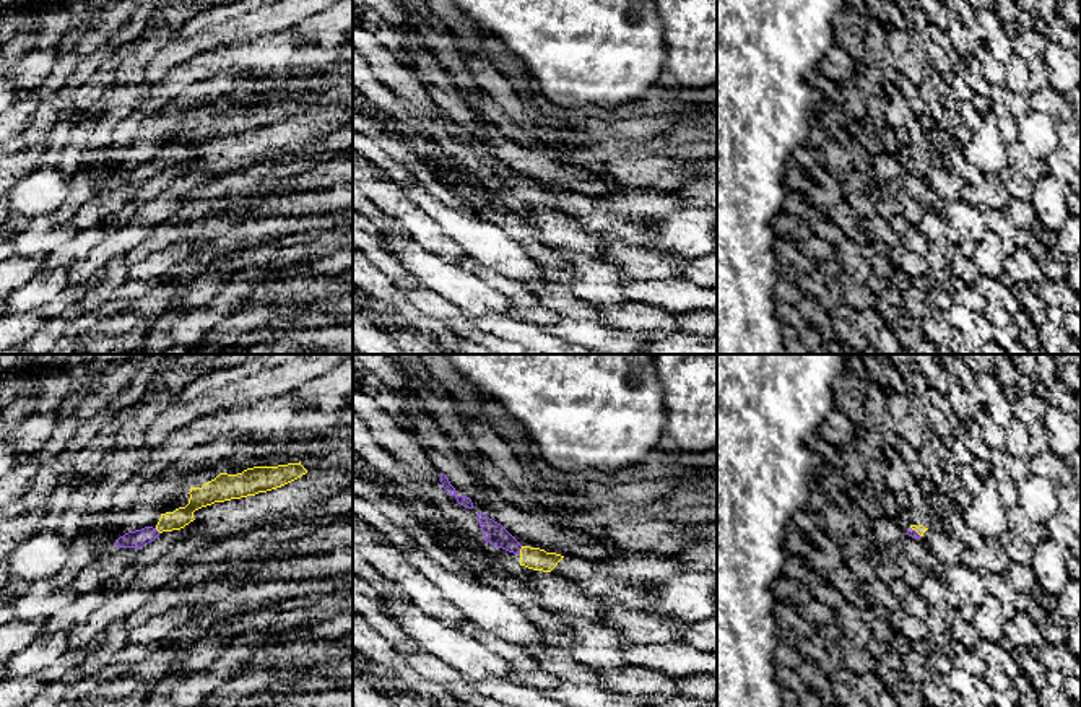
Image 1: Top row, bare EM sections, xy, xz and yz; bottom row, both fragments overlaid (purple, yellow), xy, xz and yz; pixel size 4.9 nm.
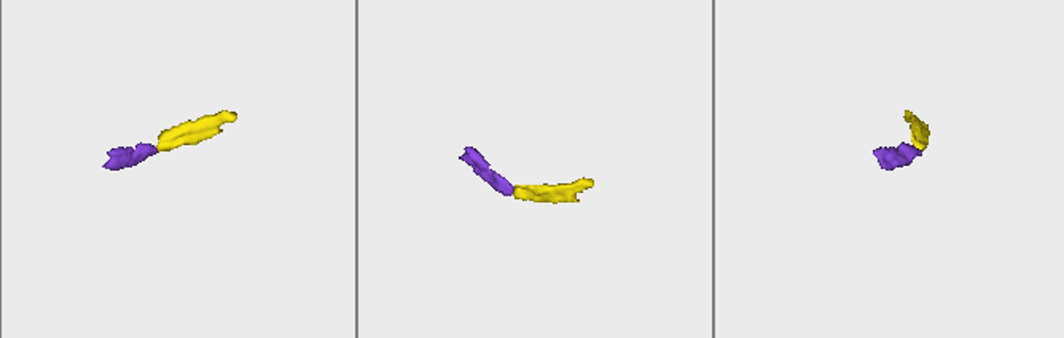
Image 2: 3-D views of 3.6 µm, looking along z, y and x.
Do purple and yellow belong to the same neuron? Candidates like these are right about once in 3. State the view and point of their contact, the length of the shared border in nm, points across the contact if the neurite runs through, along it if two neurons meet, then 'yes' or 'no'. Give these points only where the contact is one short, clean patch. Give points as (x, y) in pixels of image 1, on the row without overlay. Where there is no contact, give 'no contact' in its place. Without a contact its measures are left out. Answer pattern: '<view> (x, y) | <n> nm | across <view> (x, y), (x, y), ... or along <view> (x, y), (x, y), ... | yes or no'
xz (520, 184) | 40 nm | across xz (494, 169), (520, 184), (533, 194) | yes

